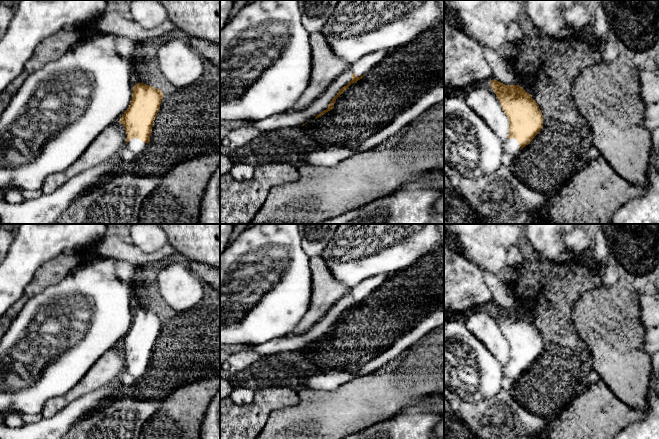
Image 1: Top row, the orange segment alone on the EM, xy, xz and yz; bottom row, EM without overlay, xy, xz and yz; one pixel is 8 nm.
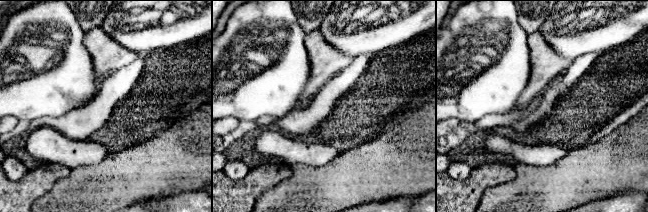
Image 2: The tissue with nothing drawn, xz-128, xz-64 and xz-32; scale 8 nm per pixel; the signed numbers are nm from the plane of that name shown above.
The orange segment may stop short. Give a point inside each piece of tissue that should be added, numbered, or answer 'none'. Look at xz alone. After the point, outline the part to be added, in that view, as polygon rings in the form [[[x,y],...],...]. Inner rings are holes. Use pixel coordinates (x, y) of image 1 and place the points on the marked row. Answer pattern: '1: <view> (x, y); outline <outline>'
1: xz (362, 66); outline [[[379,50],[377,52],[367,54],[351,65],[353,73],[357,76],[365,75],[373,66],[382,61],[389,51]]]

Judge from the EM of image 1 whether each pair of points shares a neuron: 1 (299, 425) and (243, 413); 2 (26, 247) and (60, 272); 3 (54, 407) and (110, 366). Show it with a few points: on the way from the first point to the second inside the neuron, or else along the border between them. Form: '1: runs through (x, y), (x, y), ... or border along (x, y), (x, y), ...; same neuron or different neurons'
1: border along (288, 407), (275, 409), (269, 415), (262, 428); different neurons
2: border along (65, 251), (45, 262), (36, 271), (31, 280); different neurons
3: runs through (68, 398), (96, 377); same neuron

